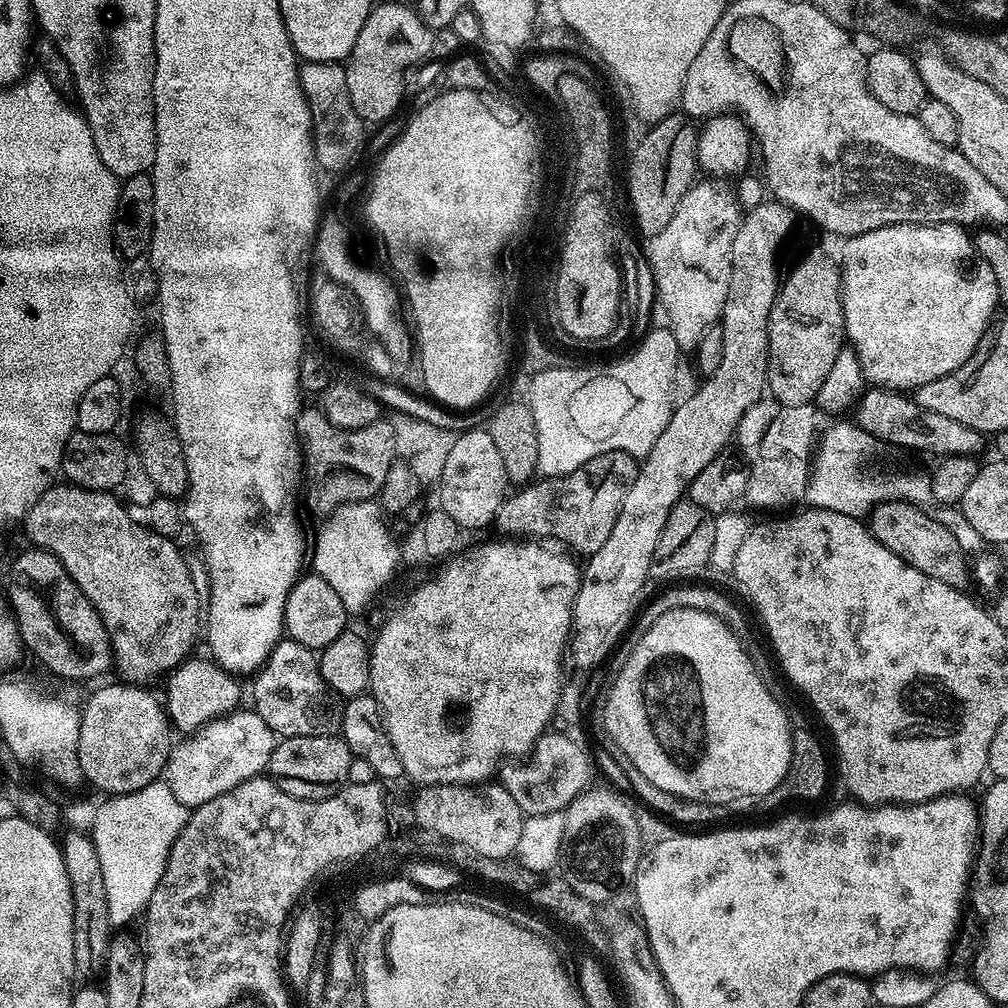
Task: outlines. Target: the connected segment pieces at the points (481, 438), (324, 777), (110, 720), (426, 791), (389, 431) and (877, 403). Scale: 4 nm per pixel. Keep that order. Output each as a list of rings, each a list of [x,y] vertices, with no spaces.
[[[469,428],[459,433],[446,457],[446,466],[438,481],[440,488],[439,507],[457,523],[461,530],[484,528],[496,519],[498,510],[503,506],[510,492],[502,457],[494,446],[494,438],[483,428]]]
[[[339,735],[285,736],[270,754],[266,772],[286,794],[303,800],[321,800],[348,783],[352,758],[351,750]]]
[[[115,682],[100,688],[80,712],[80,729],[78,730],[78,762],[84,771],[84,780],[92,783],[98,791],[109,797],[128,795],[142,790],[151,783],[159,781],[168,767],[168,758],[174,747],[170,721],[163,703],[151,696],[149,689],[127,682]]]
[[[485,782],[479,786],[470,784],[429,784],[421,787],[412,804],[412,816],[417,825],[425,828],[441,841],[453,840],[465,844],[468,852],[476,852],[486,858],[509,859],[522,836],[524,812],[510,798],[503,783]]]
[[[304,406],[296,415],[296,435],[300,437],[302,464],[306,469],[307,483],[309,480],[313,490],[318,495],[324,496],[328,506],[339,506],[379,497],[382,482],[386,482],[386,473],[397,459],[396,447],[394,446],[394,426],[391,419],[388,418],[375,420],[358,430],[346,430],[329,422],[319,407],[308,408],[308,406]]]
[[[869,387],[860,398],[854,412],[855,423],[866,430],[881,445],[897,444],[900,448],[913,448],[916,452],[929,452],[935,458],[946,456],[979,457],[984,448],[985,433],[965,426],[955,418],[945,418],[942,414],[934,414],[934,410],[926,410],[916,404],[911,395],[900,390]]]

